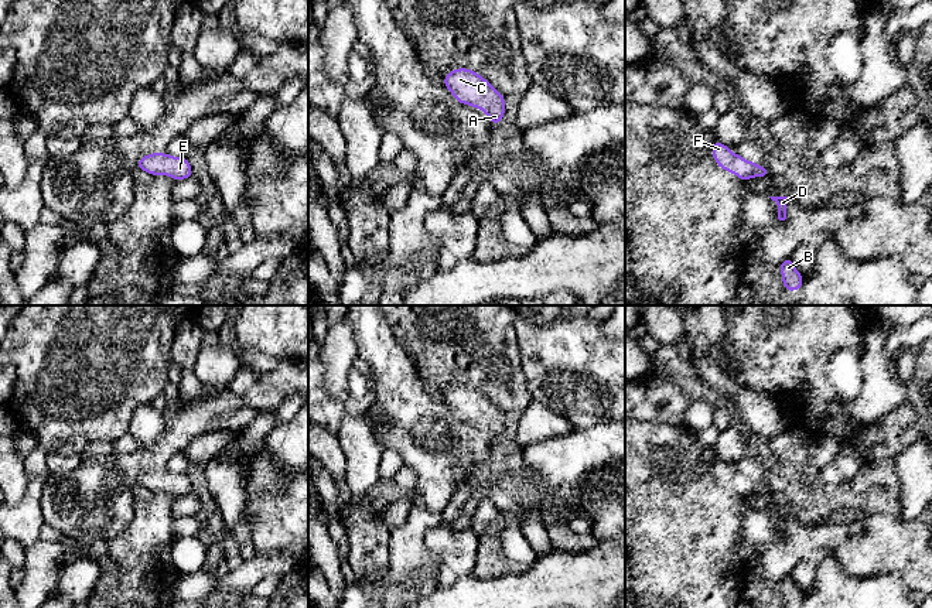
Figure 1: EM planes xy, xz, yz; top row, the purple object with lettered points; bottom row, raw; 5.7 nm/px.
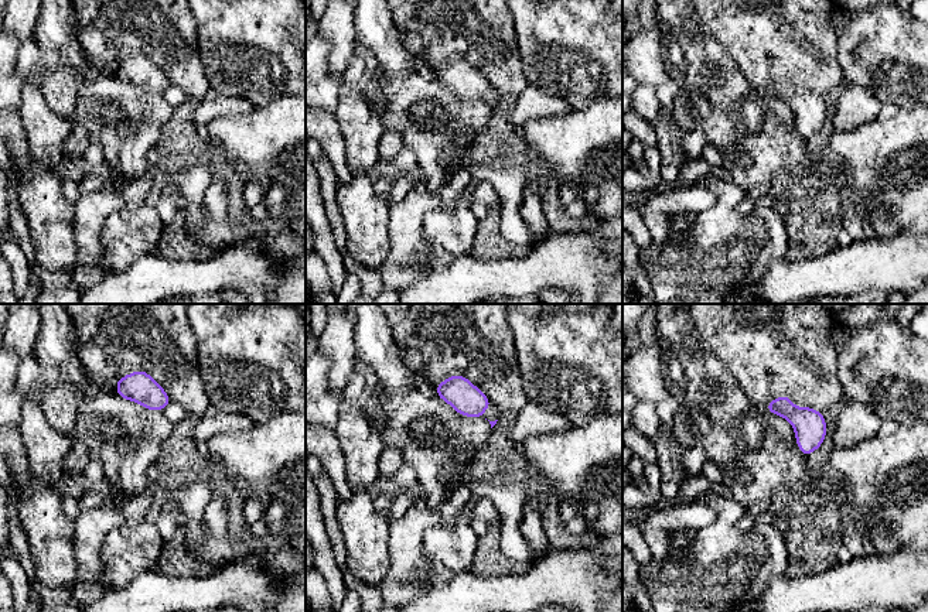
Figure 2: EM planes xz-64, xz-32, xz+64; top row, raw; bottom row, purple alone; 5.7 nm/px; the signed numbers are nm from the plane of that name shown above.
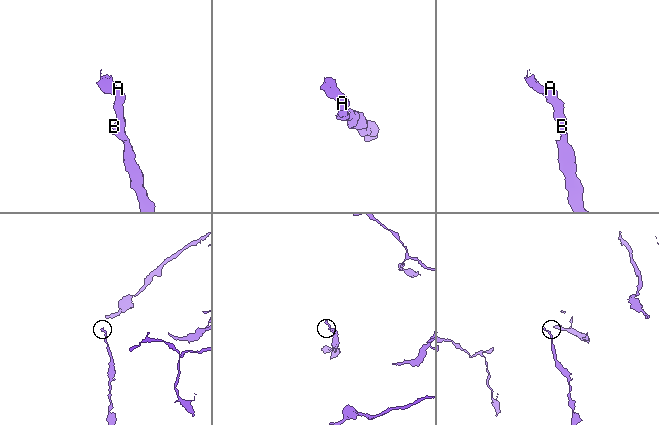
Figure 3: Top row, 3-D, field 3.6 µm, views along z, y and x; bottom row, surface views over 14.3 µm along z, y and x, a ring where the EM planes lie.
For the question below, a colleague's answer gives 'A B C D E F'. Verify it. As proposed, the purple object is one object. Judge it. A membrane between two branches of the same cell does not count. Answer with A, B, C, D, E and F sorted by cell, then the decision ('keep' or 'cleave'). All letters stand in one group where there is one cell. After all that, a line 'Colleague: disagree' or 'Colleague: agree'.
A B C D E F | keep
Colleague: agree

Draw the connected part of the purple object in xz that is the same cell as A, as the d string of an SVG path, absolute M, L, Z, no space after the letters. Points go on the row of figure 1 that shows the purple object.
M457 68L450 71L443 82L458 103L484 110L494 126L502 122L505 96L479 74L468 68Z

